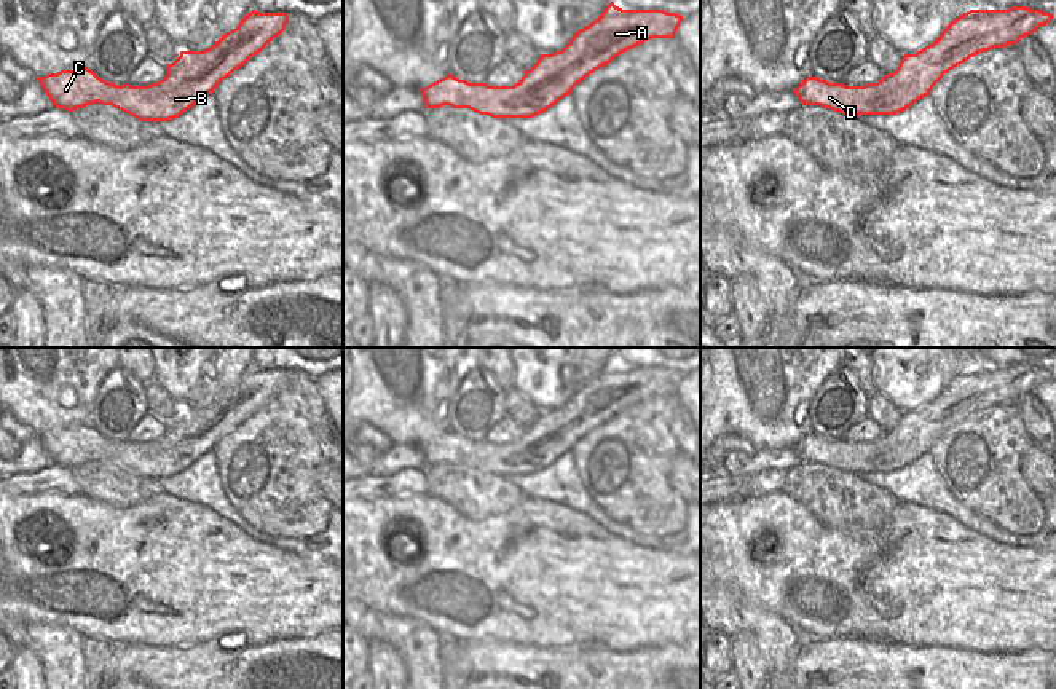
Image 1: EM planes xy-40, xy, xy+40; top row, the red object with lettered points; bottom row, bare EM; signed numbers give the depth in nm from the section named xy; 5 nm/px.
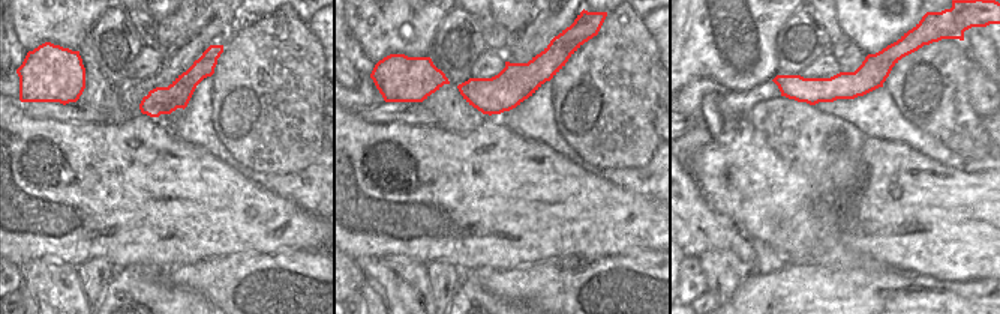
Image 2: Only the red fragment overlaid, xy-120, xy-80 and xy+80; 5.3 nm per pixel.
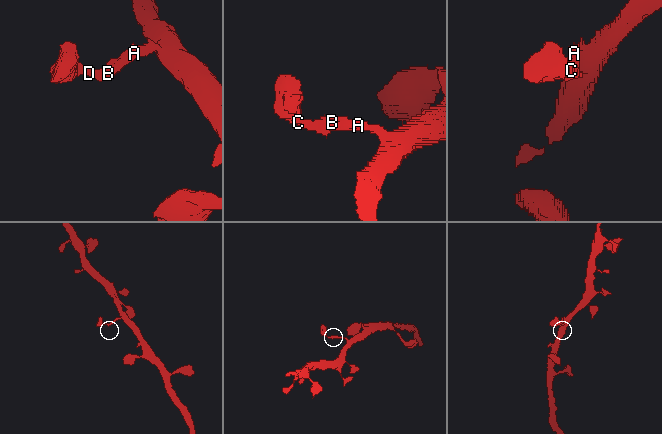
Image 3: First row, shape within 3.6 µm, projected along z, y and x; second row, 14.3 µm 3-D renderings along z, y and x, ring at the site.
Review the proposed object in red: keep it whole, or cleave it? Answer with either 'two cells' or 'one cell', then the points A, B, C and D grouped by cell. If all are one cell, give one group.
one cell; A B C D

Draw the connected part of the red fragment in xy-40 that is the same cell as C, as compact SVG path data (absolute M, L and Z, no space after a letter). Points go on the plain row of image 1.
M247 370L236 386L222 392L211 405L204 408L180 408L180 413L167 421L167 432L147 443L121 443L102 437L88 424L61 427L38 434L43 448L56 466L73 469L96 459L112 463L140 478L169 478L179 475L188 466L196 463L204 453L215 450L215 445L239 424L247 421L255 411L263 408L278 392L286 388L289 370Z

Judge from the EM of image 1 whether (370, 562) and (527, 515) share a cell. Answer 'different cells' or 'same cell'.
same cell

